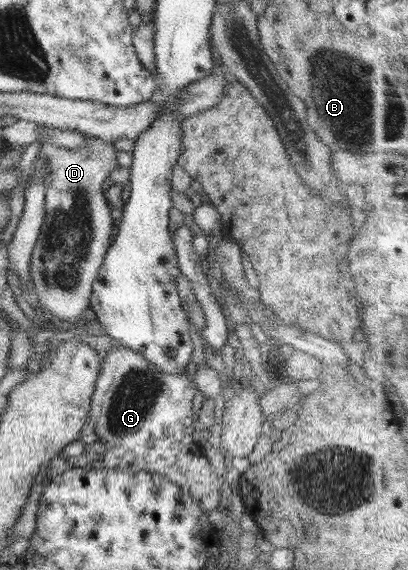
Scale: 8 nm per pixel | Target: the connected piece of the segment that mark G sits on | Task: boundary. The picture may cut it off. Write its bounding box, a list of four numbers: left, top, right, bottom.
[88,347,222,513]

